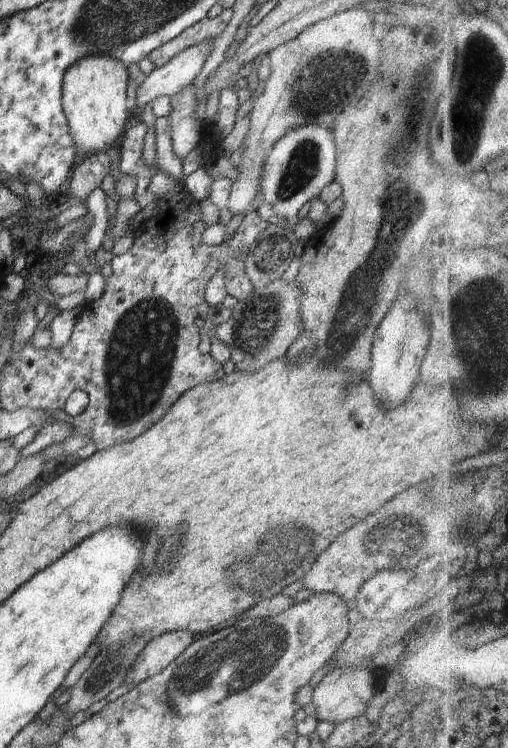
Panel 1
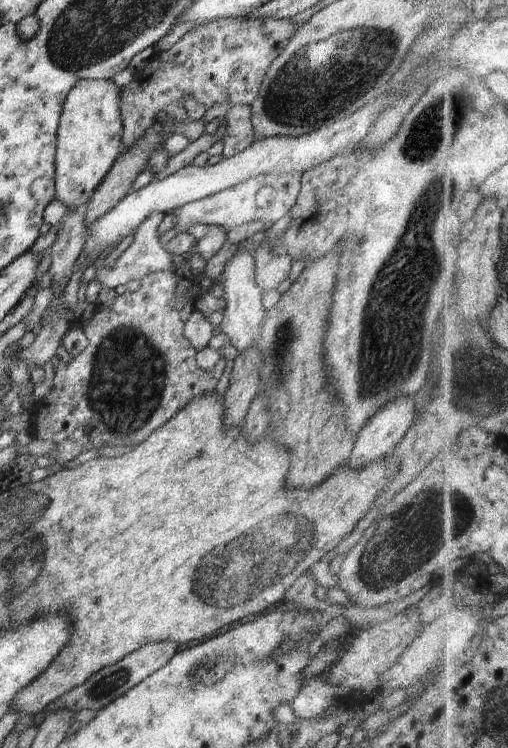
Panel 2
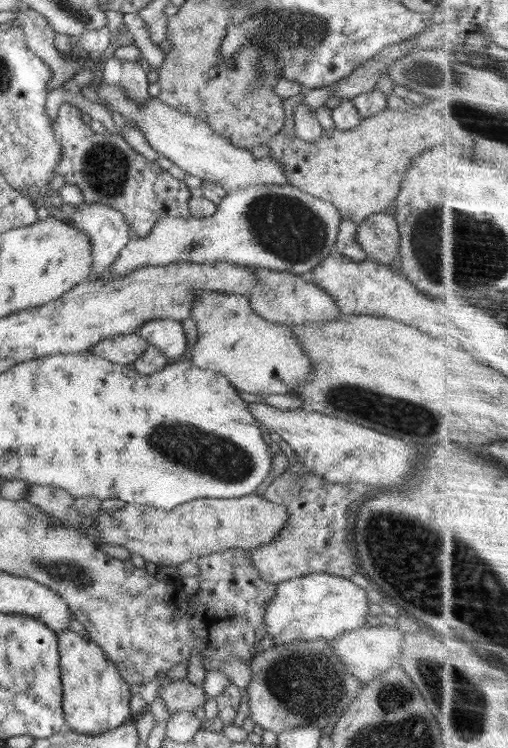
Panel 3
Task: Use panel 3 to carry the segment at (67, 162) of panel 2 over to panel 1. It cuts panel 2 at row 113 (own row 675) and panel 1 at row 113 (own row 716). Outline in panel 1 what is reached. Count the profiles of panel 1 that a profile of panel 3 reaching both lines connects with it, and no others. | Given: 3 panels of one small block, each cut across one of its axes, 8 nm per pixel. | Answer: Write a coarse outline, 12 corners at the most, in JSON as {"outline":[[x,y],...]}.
{"outline":[[108,56],[74,62],[62,108],[83,159],[122,139],[129,74]]}

